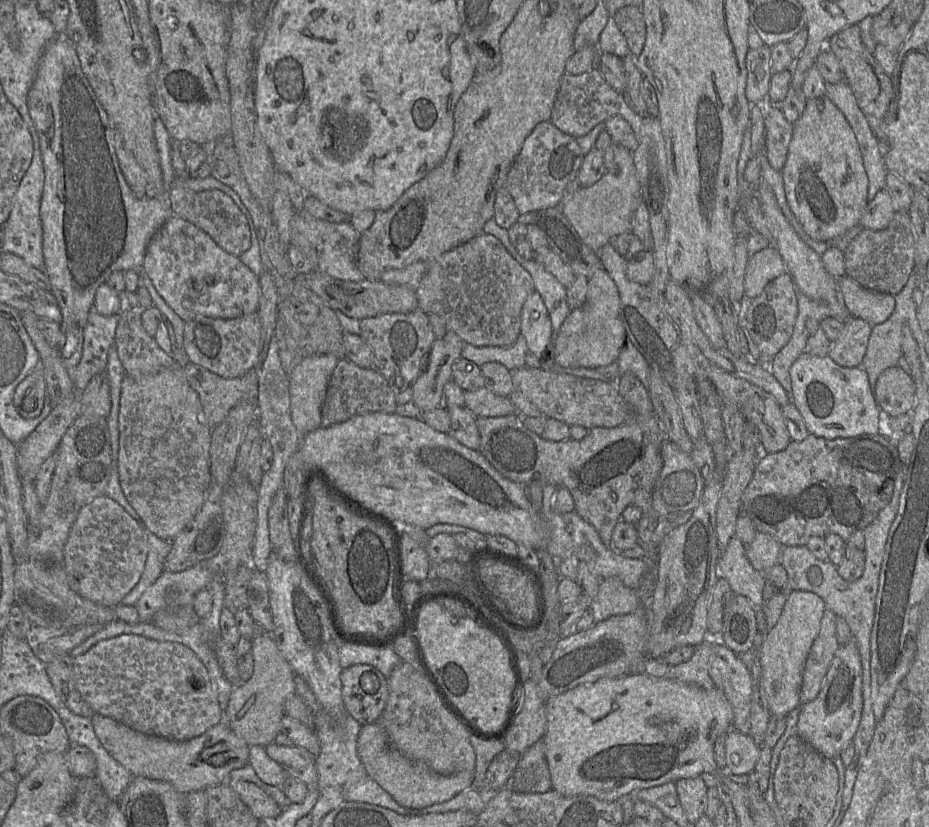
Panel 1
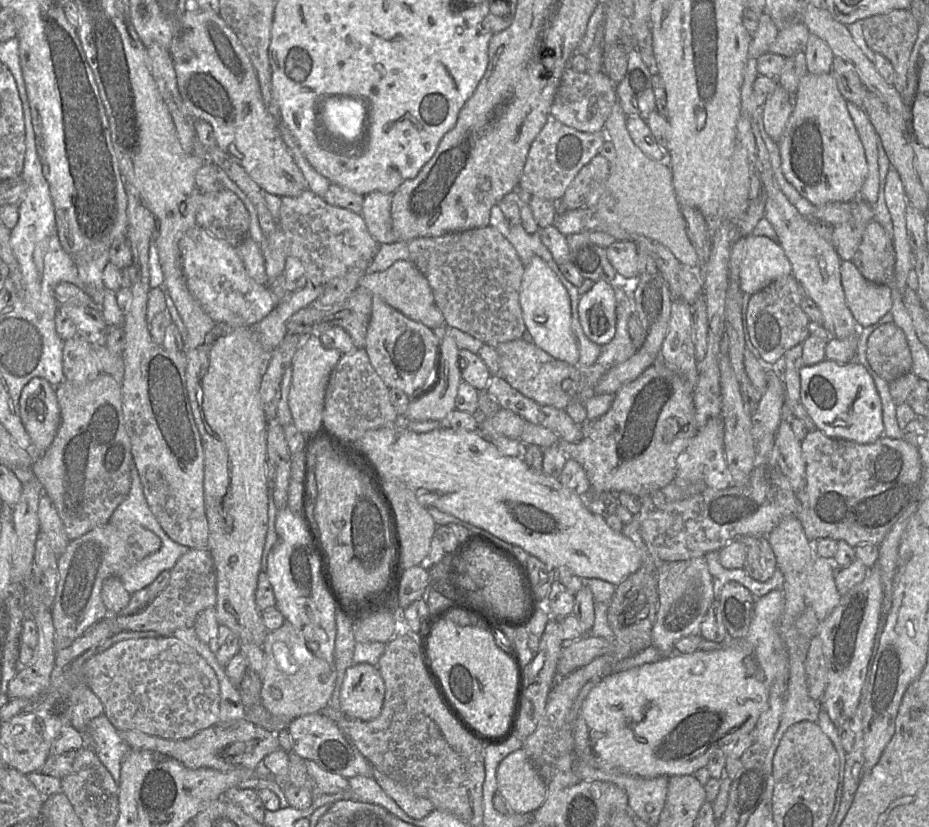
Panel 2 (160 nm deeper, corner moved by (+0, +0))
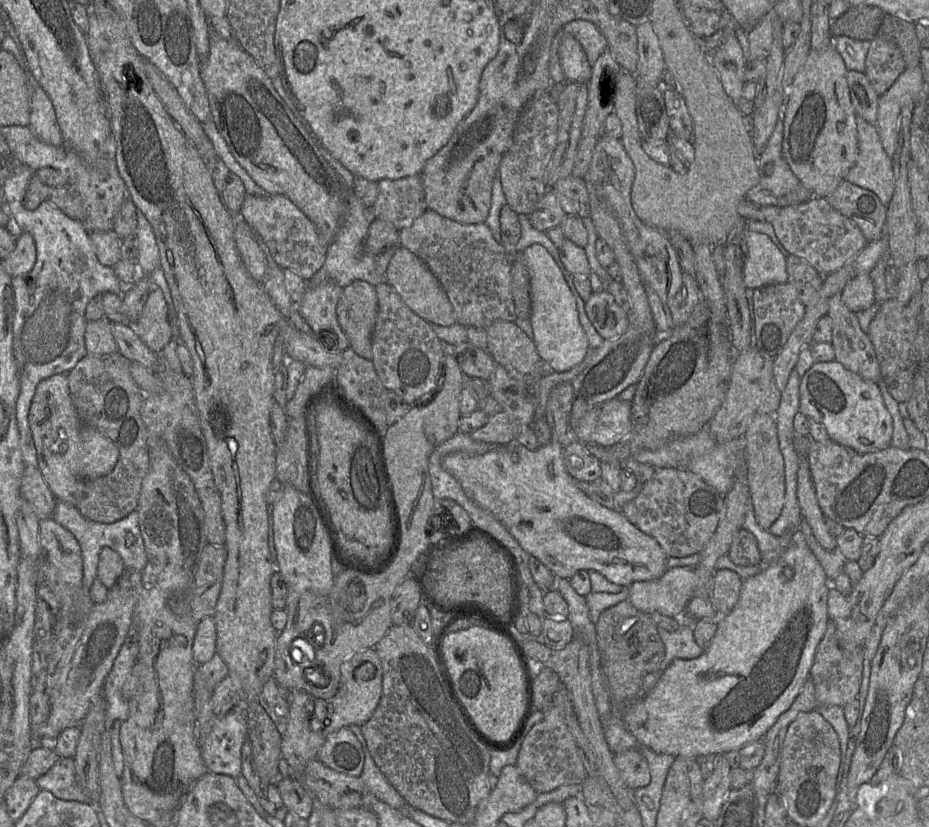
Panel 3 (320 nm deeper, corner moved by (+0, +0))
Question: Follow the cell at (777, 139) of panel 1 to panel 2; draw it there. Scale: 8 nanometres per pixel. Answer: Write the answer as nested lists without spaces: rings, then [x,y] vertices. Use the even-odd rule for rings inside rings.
[[[780,84],[764,105],[763,123],[766,133],[779,142],[793,110],[793,96]]]

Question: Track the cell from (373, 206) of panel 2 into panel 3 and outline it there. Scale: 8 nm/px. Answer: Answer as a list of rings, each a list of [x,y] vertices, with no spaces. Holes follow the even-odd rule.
[[[421,175],[378,181],[378,194],[371,209],[376,219],[391,223],[397,230],[410,225],[427,209]]]

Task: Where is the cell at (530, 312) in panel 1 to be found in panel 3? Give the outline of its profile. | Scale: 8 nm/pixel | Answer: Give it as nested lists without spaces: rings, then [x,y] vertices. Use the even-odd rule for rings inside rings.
[[[541,244],[522,252],[530,276],[531,316],[534,343],[547,369],[565,372],[581,363],[588,353],[588,339],[581,326],[576,300],[552,255]]]

